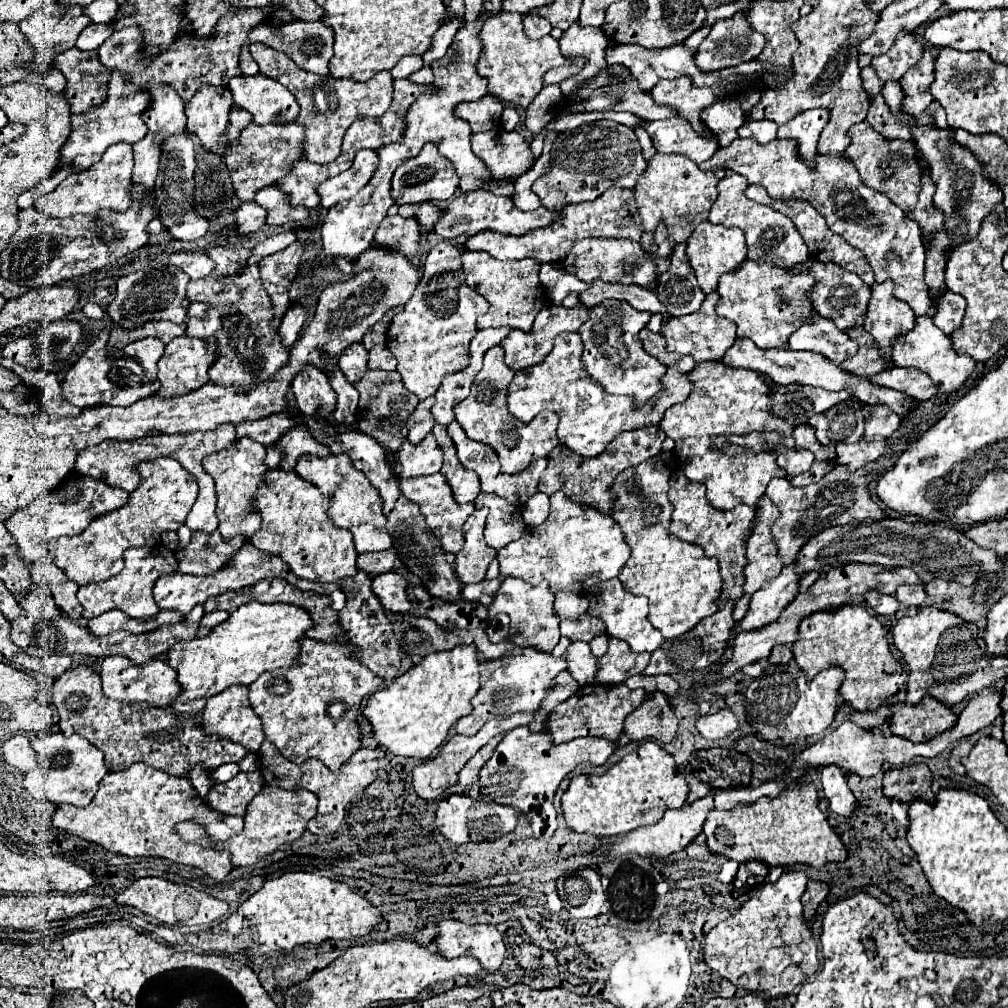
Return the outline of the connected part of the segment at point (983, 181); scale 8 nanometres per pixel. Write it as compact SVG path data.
M890 81L884 83L882 87L882 95L892 111L892 115L910 127L912 137L918 143L918 153L922 155L922 159L928 163L928 173L930 179L936 185L936 193L934 193L934 207L940 209L944 213L944 231L948 235L950 241L966 241L966 239L974 239L980 231L982 219L986 215L990 215L1000 203L1002 203L1002 191L1000 185L990 181L984 175L984 165L976 159L976 155L972 155L966 147L960 147L960 143L954 141L954 131L952 129L940 129L940 127L930 127L930 125L918 125L916 117L906 113L902 109L904 103L904 91L900 87L898 81Z

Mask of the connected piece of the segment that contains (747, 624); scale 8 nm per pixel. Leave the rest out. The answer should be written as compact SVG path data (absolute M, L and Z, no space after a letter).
M796 563L786 565L778 577L770 579L752 597L746 617L738 623L738 631L758 629L766 623L772 623L774 619L778 619L782 607L786 607L786 603L790 603L790 599L794 599L794 595L798 595L798 583L800 583L798 565Z

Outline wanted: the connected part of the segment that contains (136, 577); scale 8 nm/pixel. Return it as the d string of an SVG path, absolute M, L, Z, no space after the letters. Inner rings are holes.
M154 545L154 547L134 547L126 551L124 555L124 569L114 575L112 579L106 579L102 583L90 583L82 585L78 589L78 601L84 607L84 617L90 619L94 615L100 615L110 609L120 609L128 617L134 619L154 619L158 615L158 605L152 599L152 587L160 575L174 573L178 571L178 559L174 551L170 551L164 545Z

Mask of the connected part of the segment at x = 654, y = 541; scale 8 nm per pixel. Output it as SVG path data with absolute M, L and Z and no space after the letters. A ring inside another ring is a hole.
M650 459L638 467L626 469L610 487L610 493L614 495L612 519L620 525L624 539L632 549L618 579L632 595L648 597L648 619L664 639L680 637L700 619L716 613L716 601L722 593L718 559L706 557L702 547L674 539L666 533L666 511L672 511L672 505L666 499L668 479L668 467Z

